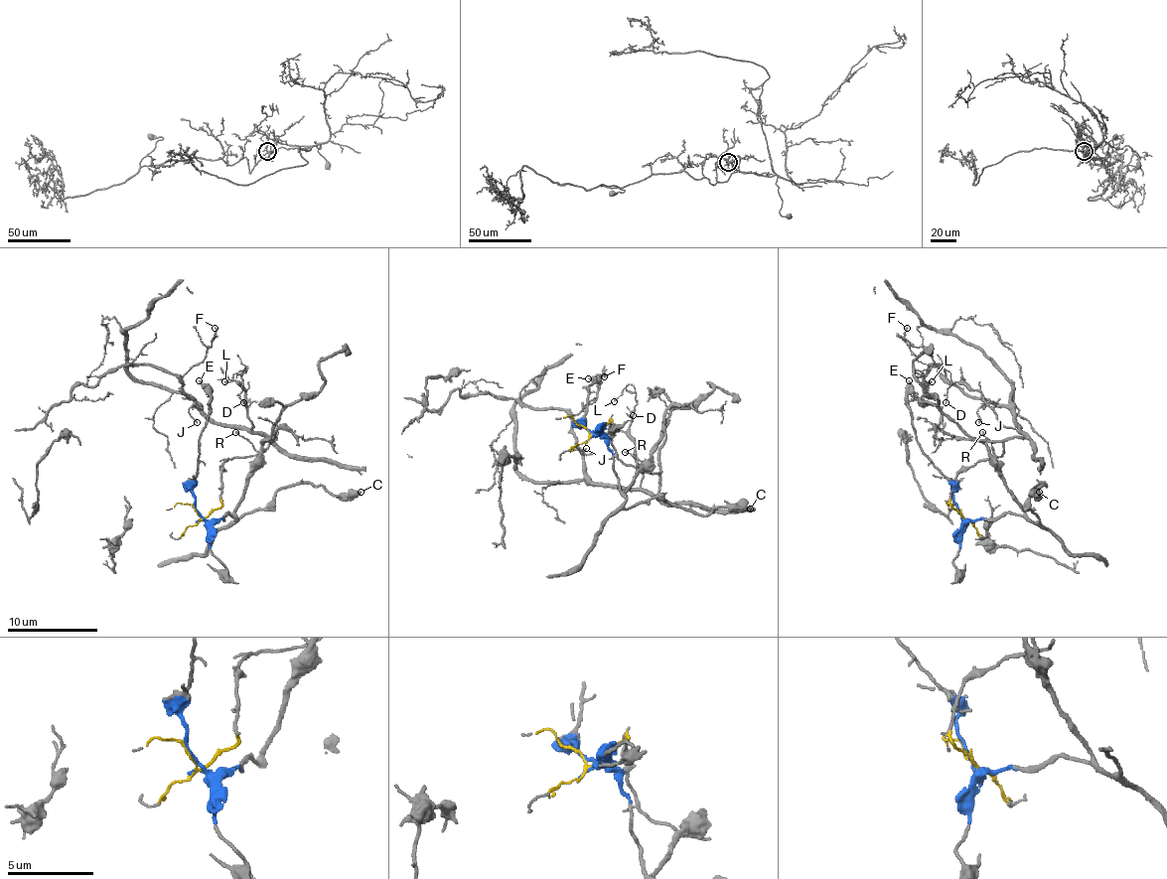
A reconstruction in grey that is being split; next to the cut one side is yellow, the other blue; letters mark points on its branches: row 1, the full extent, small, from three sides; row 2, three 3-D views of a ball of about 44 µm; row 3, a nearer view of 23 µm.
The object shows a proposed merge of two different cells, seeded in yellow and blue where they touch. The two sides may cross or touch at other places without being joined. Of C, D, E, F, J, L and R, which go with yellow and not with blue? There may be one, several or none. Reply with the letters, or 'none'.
D, F, J, L

